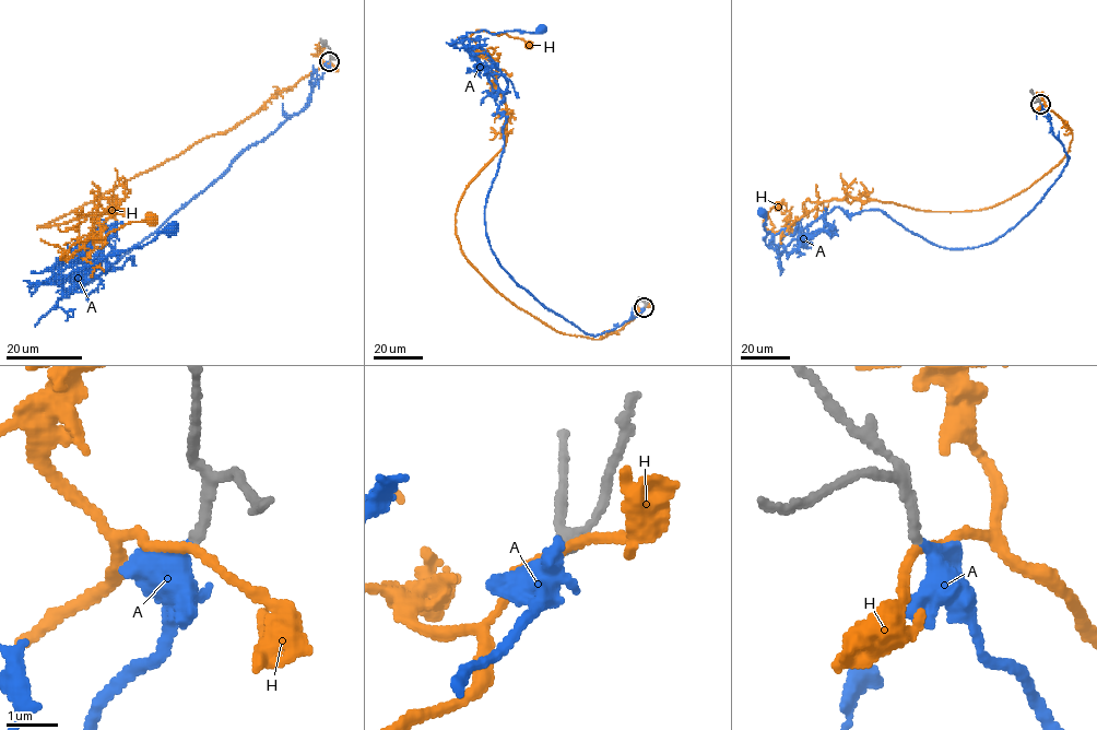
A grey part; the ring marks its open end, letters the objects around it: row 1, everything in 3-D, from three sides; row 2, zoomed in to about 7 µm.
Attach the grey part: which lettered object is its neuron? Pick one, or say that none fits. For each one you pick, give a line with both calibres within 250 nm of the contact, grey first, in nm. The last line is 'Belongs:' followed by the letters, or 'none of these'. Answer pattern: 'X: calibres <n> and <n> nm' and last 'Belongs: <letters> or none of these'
A: calibres 190 and 380 nm
Belongs: A

